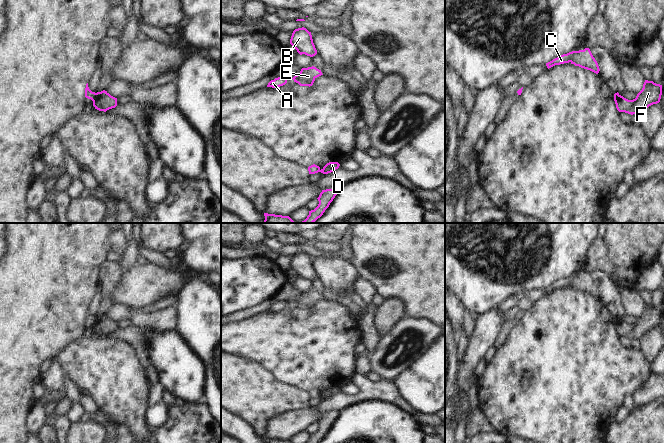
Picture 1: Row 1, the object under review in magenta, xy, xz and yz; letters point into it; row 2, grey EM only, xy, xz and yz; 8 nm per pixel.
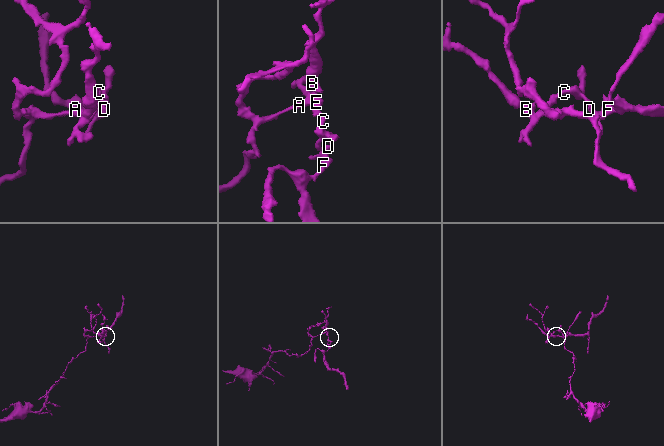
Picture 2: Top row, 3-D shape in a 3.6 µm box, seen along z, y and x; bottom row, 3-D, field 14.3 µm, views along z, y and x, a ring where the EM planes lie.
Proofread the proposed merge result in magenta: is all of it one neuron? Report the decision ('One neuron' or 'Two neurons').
Two neurons.

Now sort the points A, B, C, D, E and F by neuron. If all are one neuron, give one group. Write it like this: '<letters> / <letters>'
A B C E / D F

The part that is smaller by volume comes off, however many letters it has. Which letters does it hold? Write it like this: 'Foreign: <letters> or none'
Foreign: D, F

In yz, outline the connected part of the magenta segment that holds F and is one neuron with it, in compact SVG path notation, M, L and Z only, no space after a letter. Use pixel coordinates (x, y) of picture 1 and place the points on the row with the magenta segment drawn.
M645 80L642 90L633 100L628 100L618 92L614 94L614 101L619 112L641 116L646 108L660 102L662 85Z

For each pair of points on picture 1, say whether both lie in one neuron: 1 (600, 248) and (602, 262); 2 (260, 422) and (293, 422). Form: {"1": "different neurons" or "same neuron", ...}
{"1": "same neuron", "2": "different neurons"}

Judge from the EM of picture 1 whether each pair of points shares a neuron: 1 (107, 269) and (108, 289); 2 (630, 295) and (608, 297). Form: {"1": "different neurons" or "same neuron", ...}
{"1": "same neuron", "2": "different neurons"}

